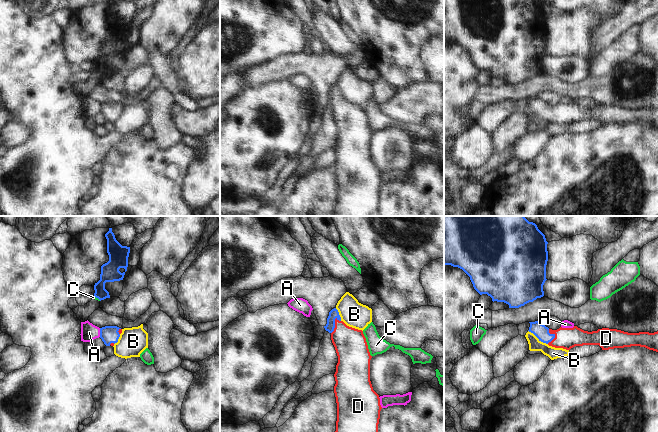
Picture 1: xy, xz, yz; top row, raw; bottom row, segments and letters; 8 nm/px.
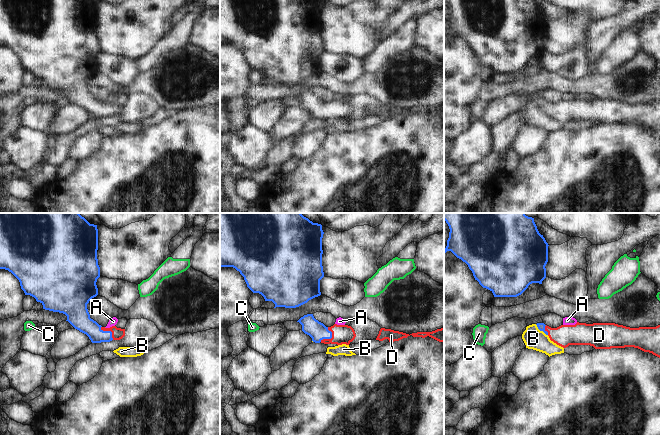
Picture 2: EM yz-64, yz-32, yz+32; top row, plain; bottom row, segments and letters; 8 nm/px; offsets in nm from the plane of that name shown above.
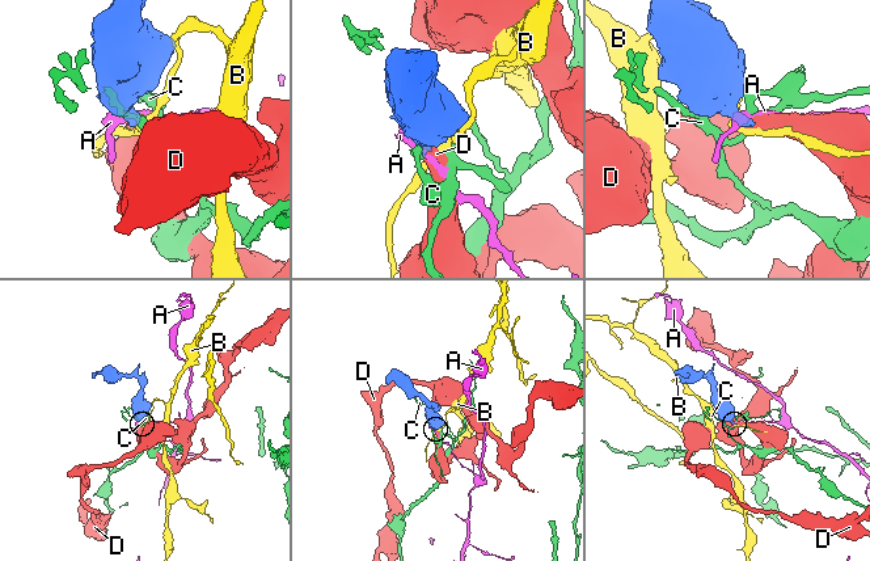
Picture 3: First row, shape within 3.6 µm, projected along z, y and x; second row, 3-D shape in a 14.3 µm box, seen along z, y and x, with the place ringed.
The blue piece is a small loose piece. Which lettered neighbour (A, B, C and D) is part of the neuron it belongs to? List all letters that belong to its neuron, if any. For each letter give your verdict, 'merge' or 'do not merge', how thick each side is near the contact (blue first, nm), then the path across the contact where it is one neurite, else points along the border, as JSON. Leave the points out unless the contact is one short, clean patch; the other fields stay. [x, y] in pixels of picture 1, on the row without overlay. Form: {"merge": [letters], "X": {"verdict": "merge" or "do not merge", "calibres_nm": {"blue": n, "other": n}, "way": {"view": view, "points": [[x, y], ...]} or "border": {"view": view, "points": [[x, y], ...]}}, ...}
{"merge": ["D"], "A": {"verdict": "do not merge", "calibres_nm": {"blue": 140, "other": 140}, "border": {"view": "xy", "points": [[99, 104], [100, 112]]}}, "B": {"verdict": "do not merge", "calibres_nm": {"blue": 110, "other": 100}, "border": {"view": "yz", "points": [[528, 106], [547, 120]]}}, "C": {"verdict": "do not merge", "calibres_nm": {"blue": 150, "other": 20}}, "D": {"verdict": "merge", "calibres_nm": {"blue": 80, "other": 260}, "way": {"view": "xz", "points": [[333, 90], [334, 101], [350, 120]]}}}

